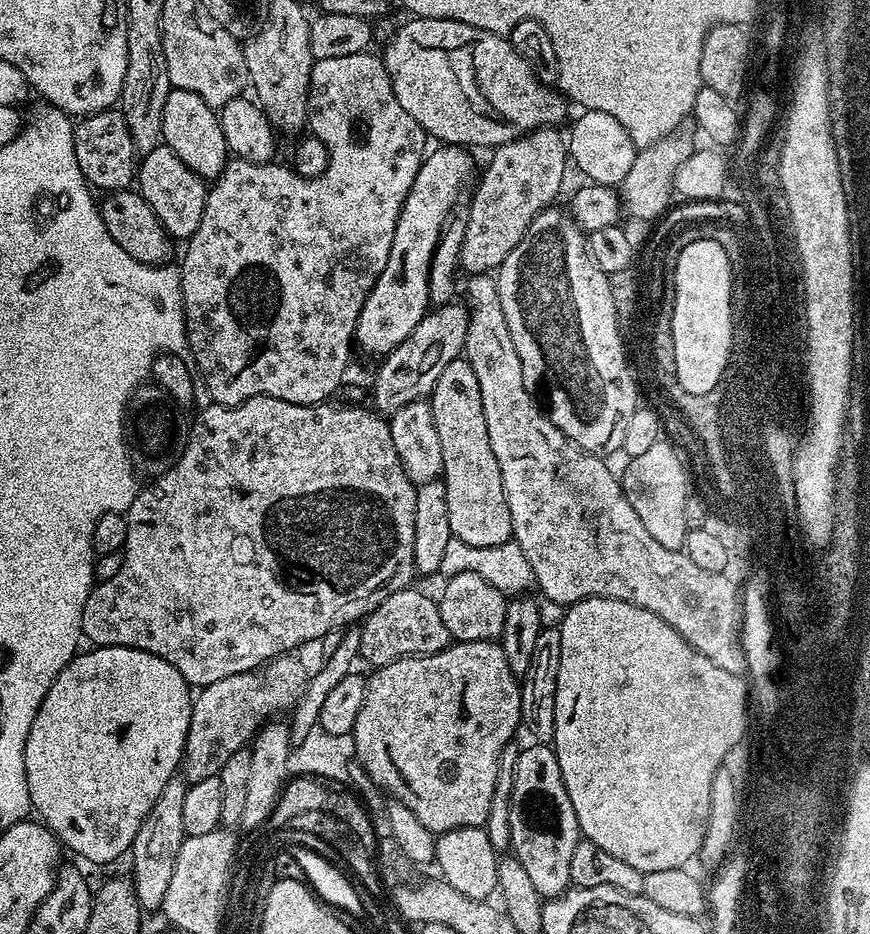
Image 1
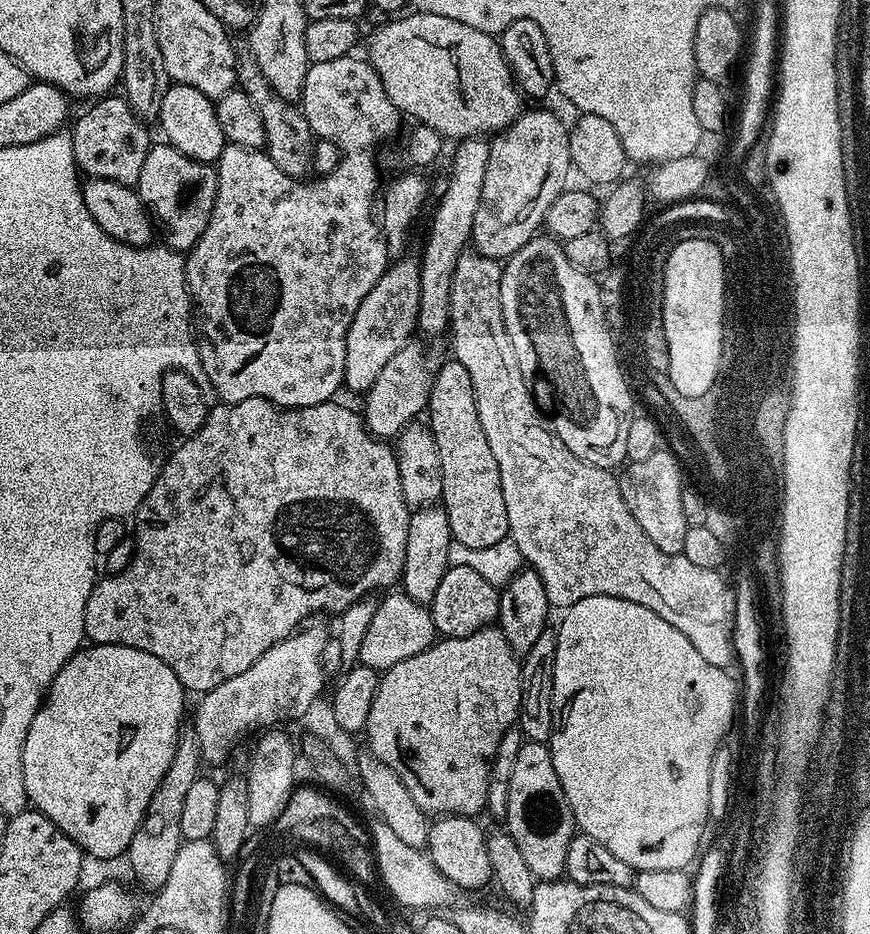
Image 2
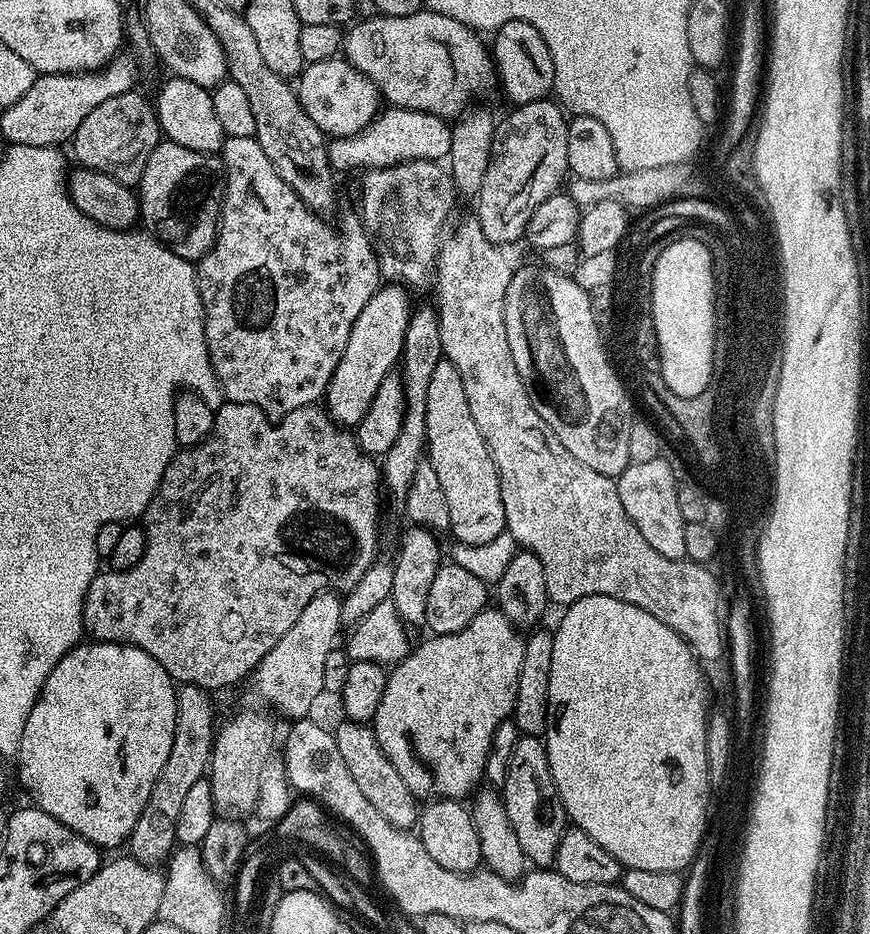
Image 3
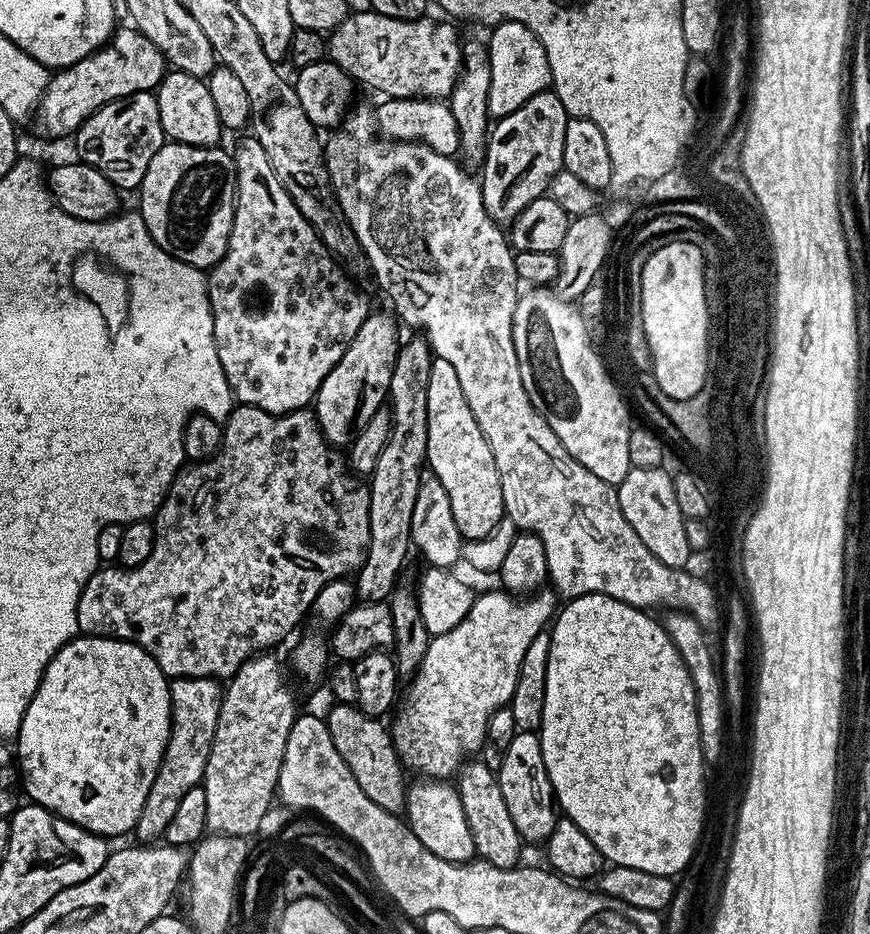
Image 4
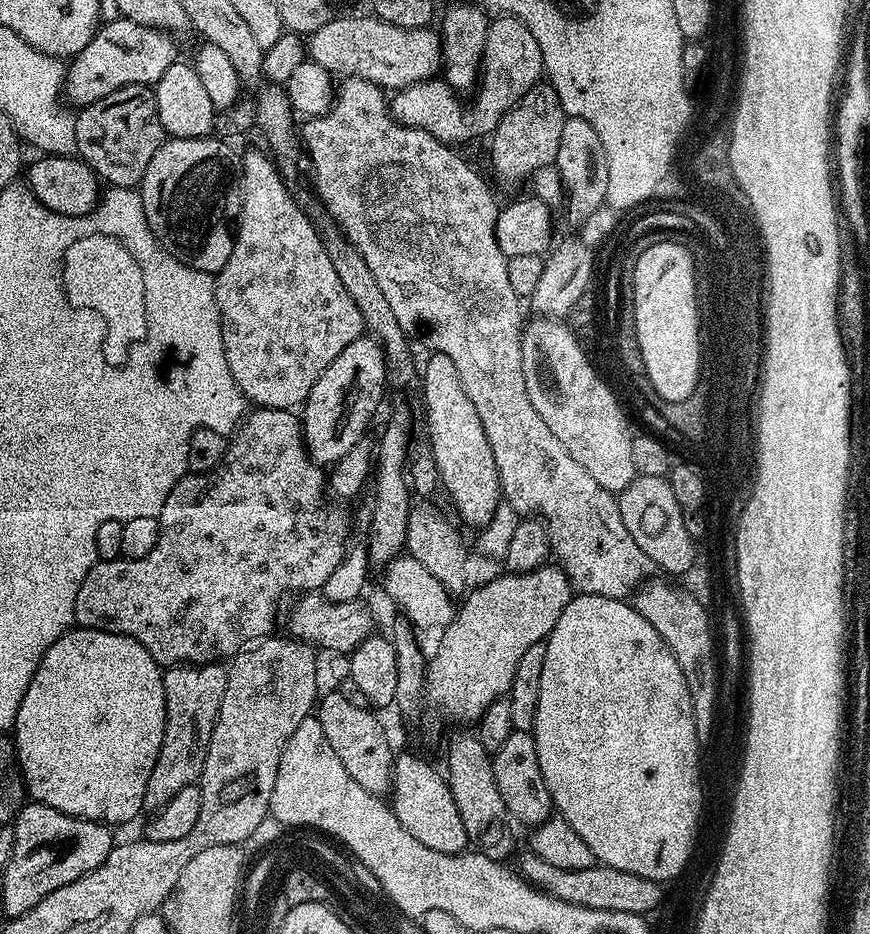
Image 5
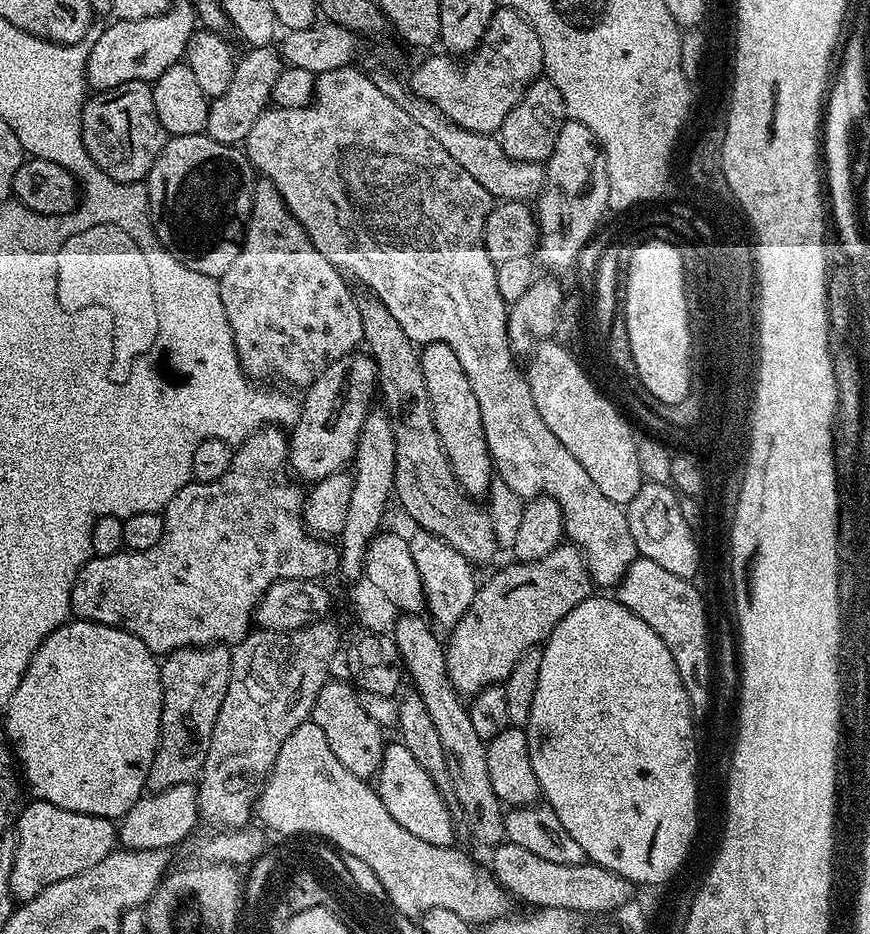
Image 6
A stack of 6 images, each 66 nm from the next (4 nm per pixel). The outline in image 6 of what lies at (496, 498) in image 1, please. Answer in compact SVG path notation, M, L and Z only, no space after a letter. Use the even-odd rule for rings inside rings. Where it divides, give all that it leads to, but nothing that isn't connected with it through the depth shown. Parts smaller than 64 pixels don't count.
M434 342L420 348L422 378L426 378L426 394L430 394L430 410L434 410L434 426L438 426L438 438L446 450L446 458L452 464L454 474L462 490L473 498L487 497L494 479L492 455L482 430L482 414L478 410L478 398L470 390L470 378L458 362L458 354L448 344Z

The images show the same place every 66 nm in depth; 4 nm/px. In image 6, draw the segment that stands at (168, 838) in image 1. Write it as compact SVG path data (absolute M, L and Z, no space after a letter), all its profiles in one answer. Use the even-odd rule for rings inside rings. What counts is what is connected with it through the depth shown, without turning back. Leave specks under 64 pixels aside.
M210 644L207 648L180 648L163 657L160 666L164 695L162 722L154 762L150 762L149 793L191 784L199 777L210 750L210 738L222 698L226 698L231 669L232 648L222 644Z

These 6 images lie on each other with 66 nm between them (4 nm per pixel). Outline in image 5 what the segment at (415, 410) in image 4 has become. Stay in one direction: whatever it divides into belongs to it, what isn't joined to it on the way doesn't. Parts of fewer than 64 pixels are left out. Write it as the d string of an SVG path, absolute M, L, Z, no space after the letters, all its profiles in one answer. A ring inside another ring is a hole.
M400 404L392 412L384 433L378 440L378 453L374 462L374 484L376 480L376 494L370 499L372 507L372 521L366 535L368 542L368 563L373 569L383 569L390 561L395 560L406 548L406 530L410 522L410 514L414 507L414 493L410 487L410 455L408 447L412 444L412 412L406 405Z

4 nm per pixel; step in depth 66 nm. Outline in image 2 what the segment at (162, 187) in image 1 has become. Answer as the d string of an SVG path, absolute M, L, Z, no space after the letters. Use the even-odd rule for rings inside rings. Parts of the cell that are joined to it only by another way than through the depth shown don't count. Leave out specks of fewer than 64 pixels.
M167 142L153 143L146 154L146 162L142 162L142 174L138 191L140 200L148 209L148 215L154 221L155 231L162 239L163 247L174 252L187 254L190 249L202 238L202 230L206 230L206 222L210 222L210 214L214 210L216 197L216 170L211 164L203 164L194 158L186 158L178 149Z

